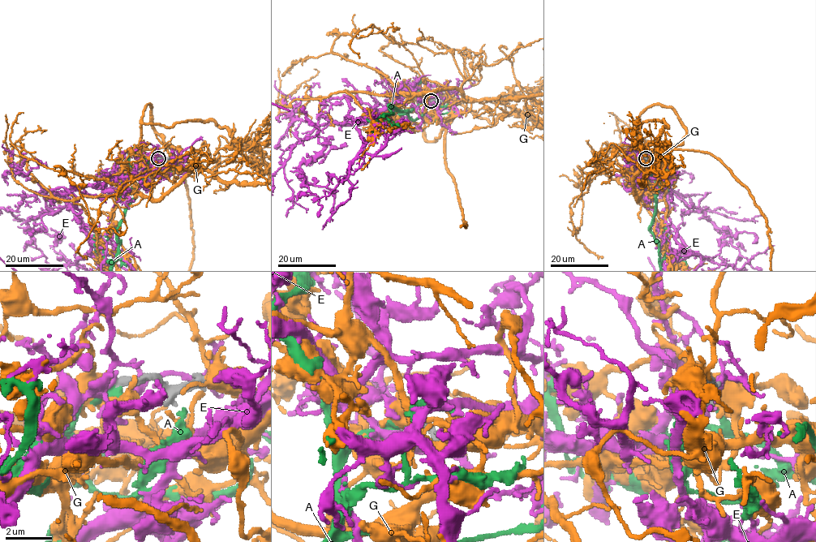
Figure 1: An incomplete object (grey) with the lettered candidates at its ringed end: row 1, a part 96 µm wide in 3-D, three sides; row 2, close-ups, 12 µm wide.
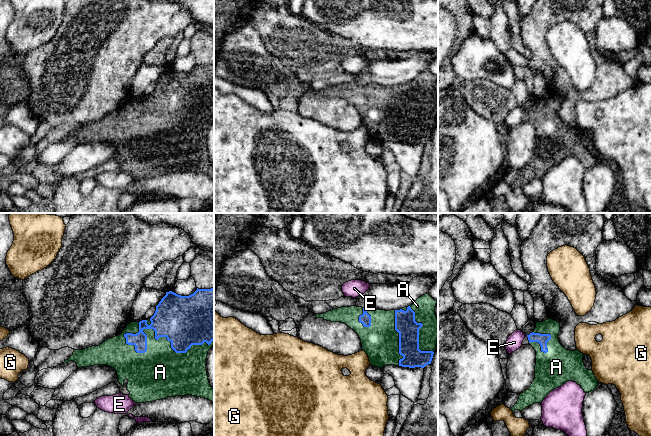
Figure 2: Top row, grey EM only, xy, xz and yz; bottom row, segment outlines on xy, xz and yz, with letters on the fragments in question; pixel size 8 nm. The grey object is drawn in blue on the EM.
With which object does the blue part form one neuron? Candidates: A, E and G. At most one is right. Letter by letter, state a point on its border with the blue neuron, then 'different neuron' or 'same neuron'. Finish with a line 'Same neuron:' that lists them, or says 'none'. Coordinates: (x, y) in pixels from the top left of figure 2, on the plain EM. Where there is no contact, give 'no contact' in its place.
A: meets blue in xy at (155, 111); same neuron
E: no contact; different neuron
G: no contact; different neuron
Same neuron: A

